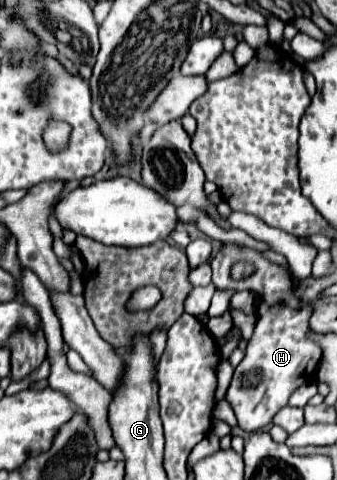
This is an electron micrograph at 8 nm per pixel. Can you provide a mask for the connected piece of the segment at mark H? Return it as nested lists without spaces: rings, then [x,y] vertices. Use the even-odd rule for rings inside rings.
[[[223,244],[219,254],[211,262],[213,284],[219,290],[251,290],[259,296],[255,332],[247,342],[245,358],[235,368],[231,386],[227,390],[227,402],[231,404],[237,424],[245,432],[257,432],[269,428],[275,412],[287,406],[289,396],[299,386],[307,384],[307,372],[313,372],[321,360],[321,348],[307,340],[311,304],[303,304],[293,294],[293,284],[285,268],[265,260],[259,252],[241,244]],[[237,262],[249,262],[255,266],[255,274],[249,280],[233,280],[231,266]]]

